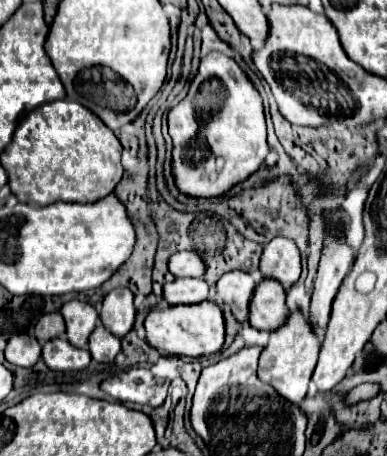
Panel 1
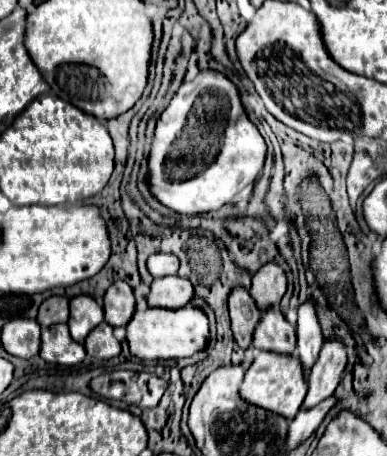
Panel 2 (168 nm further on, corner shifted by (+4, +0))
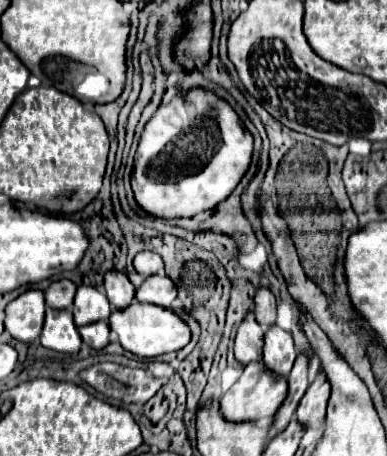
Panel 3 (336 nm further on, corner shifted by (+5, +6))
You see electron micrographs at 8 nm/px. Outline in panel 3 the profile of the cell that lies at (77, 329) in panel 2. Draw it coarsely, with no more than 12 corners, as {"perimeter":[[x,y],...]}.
{"perimeter":[[79,286],[73,304],[75,326],[109,320],[103,292]]}

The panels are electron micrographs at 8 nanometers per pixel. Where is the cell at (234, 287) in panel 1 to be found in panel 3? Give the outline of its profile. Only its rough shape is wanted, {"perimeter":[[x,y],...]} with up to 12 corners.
{"perimeter":[[247,312],[235,336],[235,358],[261,360],[263,328]]}

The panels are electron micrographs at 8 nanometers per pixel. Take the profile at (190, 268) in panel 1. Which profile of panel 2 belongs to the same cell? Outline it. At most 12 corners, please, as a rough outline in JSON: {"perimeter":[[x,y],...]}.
{"perimeter":[[152,254],[146,266],[154,278],[178,272],[178,258]]}

